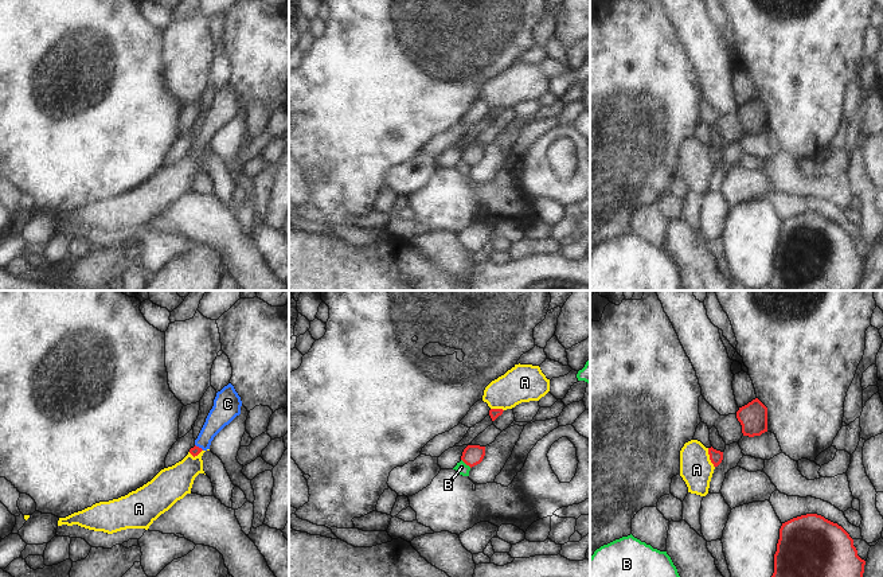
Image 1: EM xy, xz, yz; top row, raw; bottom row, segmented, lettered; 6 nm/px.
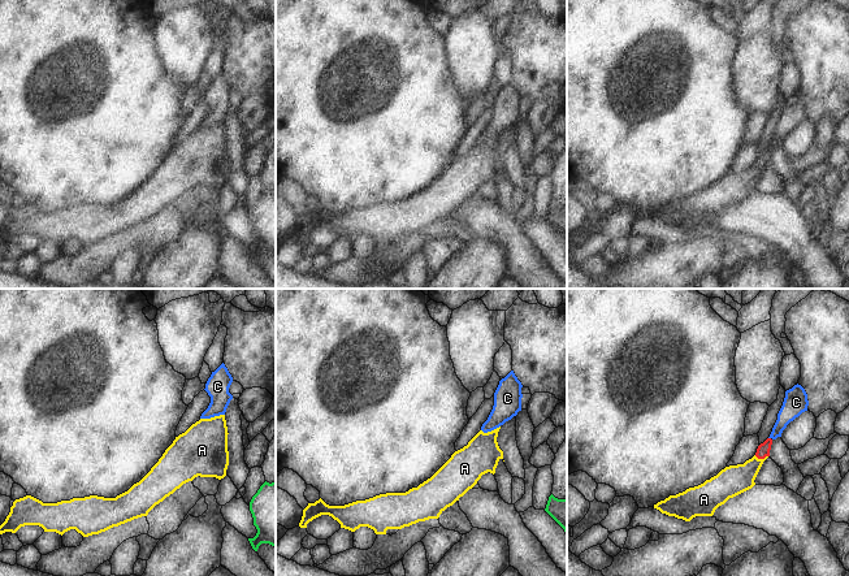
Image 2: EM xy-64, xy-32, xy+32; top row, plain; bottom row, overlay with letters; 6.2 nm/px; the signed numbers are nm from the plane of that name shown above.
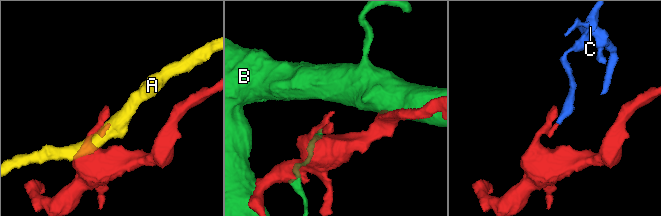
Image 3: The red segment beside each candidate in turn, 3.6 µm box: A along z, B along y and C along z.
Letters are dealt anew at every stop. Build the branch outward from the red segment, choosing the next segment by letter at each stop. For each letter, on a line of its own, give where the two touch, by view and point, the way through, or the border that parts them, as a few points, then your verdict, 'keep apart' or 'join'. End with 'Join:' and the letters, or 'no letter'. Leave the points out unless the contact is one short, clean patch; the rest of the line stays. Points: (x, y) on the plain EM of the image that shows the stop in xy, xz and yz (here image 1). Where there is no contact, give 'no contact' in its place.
A: meets red in yz at (710, 156); border along yz (707, 147), (714, 166); keep apart
B: meets red in xz at (467, 163); keep apart
C: meets red in xy at (198, 145); runs through xy (195, 149), (198, 145), (222, 112); join
Join: C

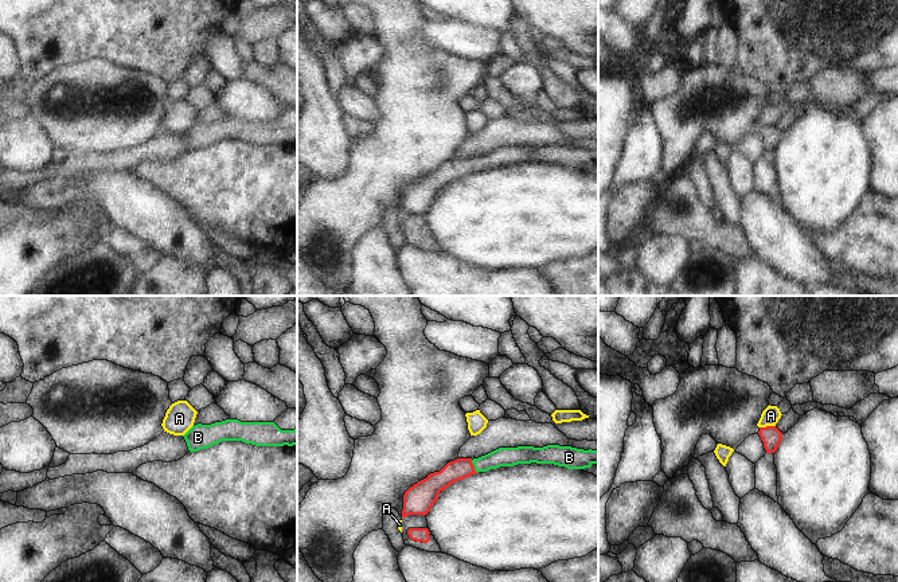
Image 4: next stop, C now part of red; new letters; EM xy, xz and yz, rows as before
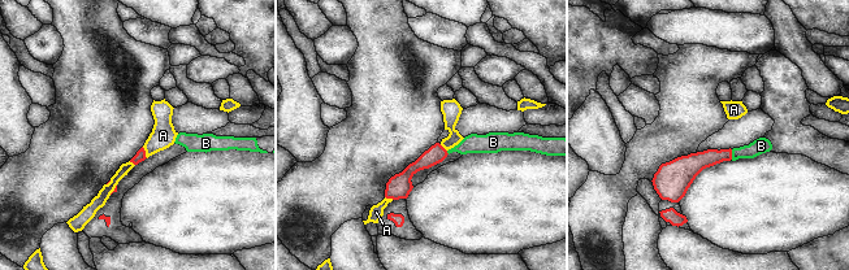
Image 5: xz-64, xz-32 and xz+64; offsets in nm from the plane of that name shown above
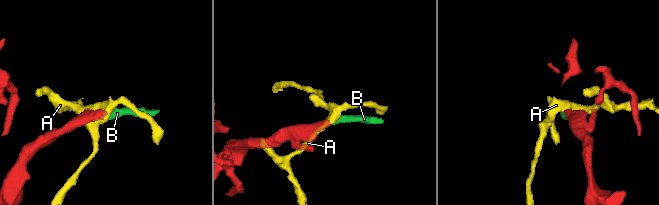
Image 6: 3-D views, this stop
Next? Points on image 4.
A: meets red in yz at (766, 125); border along yz (774, 124), (760, 127); keep apart
B: meets red in xz at (473, 165); runs through xz (461, 167), (473, 165), (503, 155); join
Join: B

